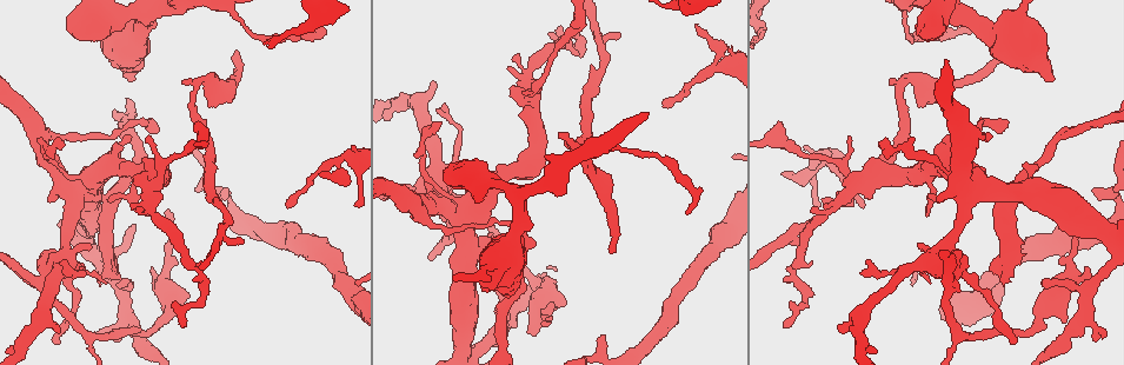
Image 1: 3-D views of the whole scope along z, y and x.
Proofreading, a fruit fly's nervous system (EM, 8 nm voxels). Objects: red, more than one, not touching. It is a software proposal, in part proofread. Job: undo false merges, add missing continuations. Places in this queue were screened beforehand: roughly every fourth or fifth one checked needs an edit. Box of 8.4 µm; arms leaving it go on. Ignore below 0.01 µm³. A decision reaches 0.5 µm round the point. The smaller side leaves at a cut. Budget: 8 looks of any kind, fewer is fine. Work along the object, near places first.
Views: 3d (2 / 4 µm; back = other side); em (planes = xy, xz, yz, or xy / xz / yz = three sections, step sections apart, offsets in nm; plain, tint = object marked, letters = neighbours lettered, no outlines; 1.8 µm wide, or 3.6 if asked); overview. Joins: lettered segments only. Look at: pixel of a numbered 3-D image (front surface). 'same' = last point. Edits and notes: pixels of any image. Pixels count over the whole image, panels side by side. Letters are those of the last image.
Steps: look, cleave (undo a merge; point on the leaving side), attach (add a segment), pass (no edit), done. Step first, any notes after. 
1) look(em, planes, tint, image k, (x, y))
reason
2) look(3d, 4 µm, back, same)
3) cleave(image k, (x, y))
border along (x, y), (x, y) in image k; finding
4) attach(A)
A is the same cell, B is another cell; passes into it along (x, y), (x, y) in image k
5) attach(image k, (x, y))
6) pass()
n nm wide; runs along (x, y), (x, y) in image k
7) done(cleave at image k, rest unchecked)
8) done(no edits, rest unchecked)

look(em, planes, tint, image 1, (964, 196))
looks like a crossing

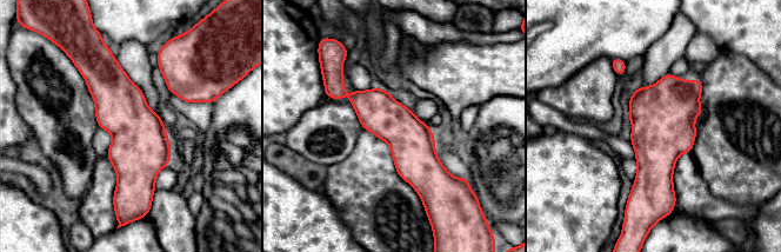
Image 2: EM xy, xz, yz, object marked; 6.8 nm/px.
look(em, planes, letters, same)

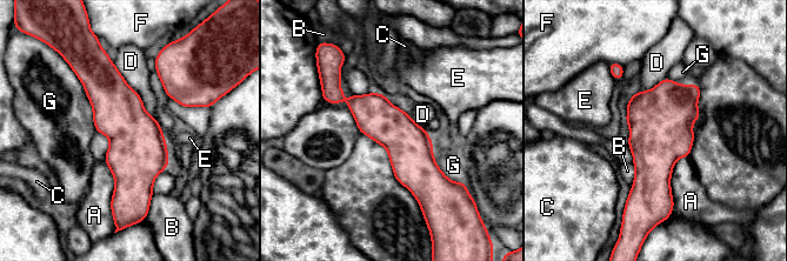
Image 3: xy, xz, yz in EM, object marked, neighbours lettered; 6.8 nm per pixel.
pass()
A, B, C, D, E, F and G are other cells; border along (113, 64), (155, 119) in image 3; continuous, no second neuron

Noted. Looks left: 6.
look(3d, 4 µm, image 1, (1028, 171))
a fork

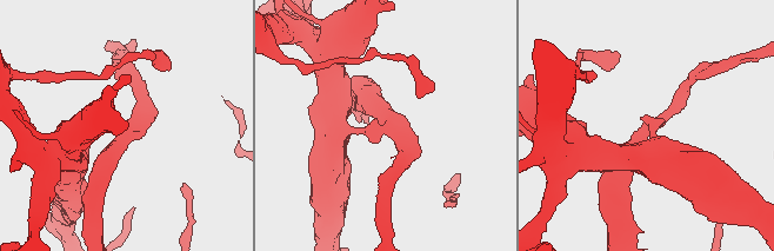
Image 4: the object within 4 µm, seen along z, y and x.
look(em, planes, tint, image 4, (128, 129))
need the tissue

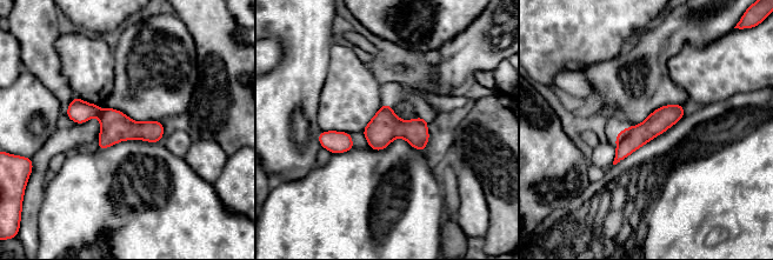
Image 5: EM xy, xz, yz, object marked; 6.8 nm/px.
look(em, planes, letters, same)
see the neighbours

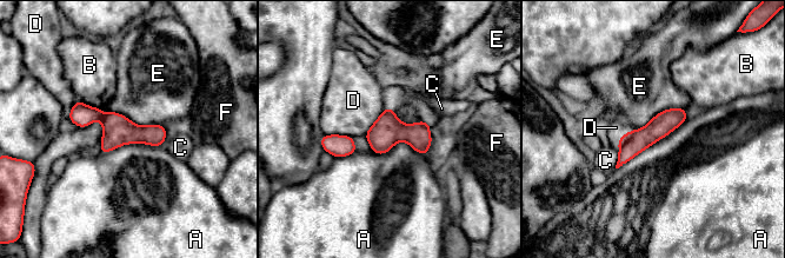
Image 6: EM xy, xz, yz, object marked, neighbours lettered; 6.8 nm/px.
cleave(image 6, (118, 130))
A touches over 600 nm; A, B, C, D, E and F are other cells; two neurons meet here

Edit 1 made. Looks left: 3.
look(overview)
see it whole again

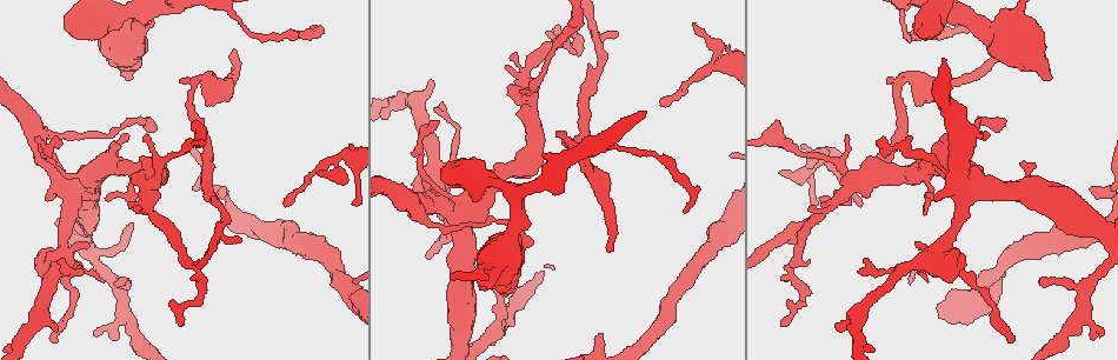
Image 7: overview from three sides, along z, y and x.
look(em, yz, step 8, letters, image 7, (787, 241))

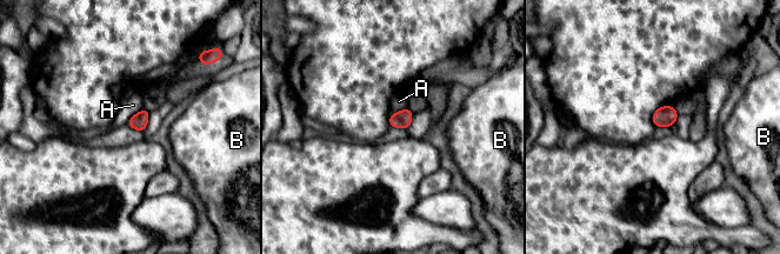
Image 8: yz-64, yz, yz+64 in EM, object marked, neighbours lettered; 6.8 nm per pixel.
look(em, planes, letters, same)

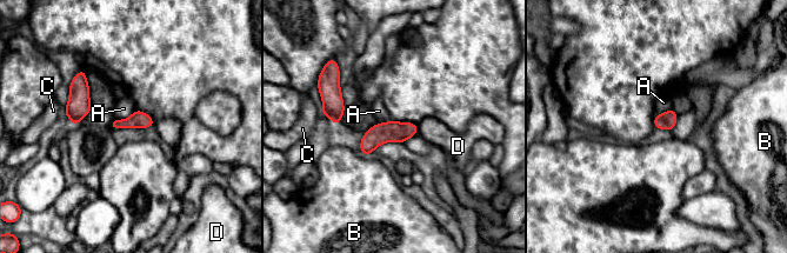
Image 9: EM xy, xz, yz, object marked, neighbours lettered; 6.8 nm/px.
pass()
A touches over 170 nm; A, B, C and D are other cells; border along (135, 110), (124, 119), (113, 118) in image 9; none of them fits

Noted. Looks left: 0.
done(cleave at image 6, rest unchecked)

